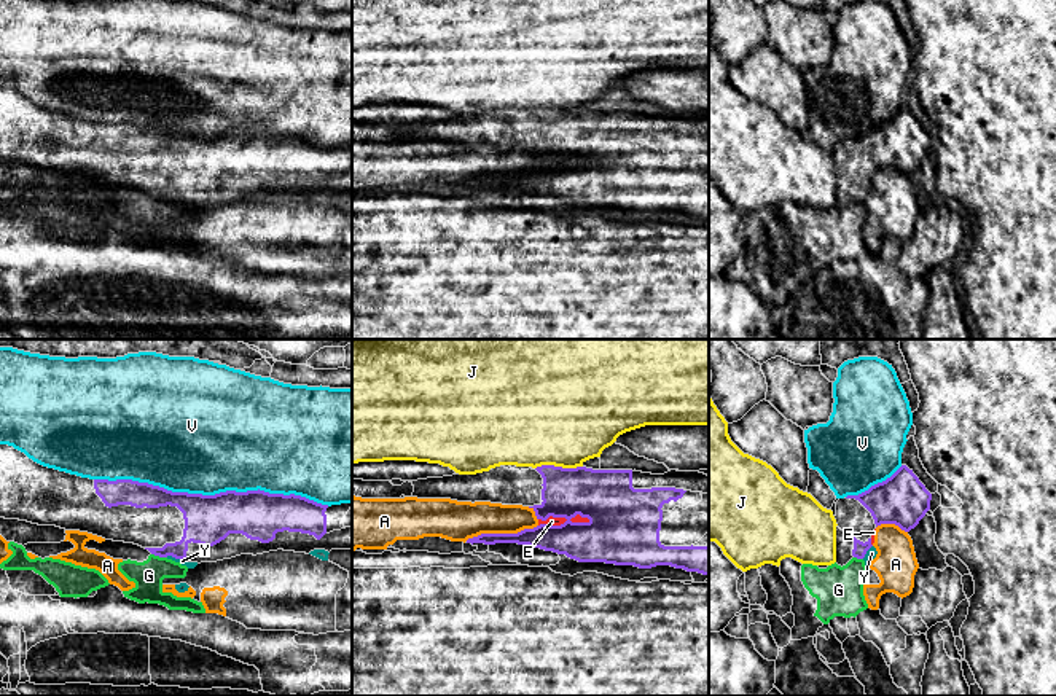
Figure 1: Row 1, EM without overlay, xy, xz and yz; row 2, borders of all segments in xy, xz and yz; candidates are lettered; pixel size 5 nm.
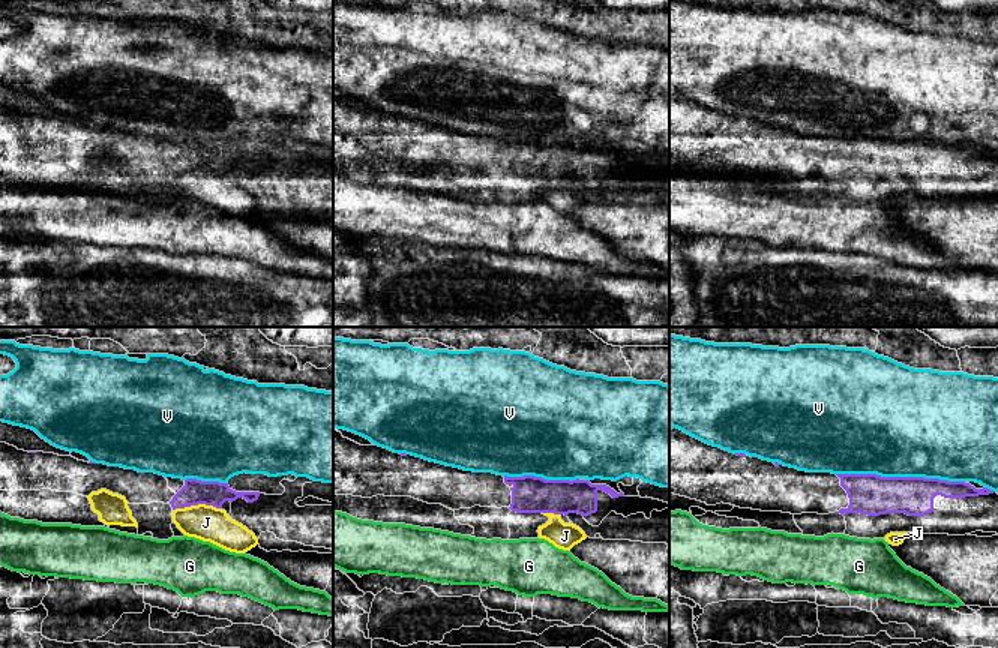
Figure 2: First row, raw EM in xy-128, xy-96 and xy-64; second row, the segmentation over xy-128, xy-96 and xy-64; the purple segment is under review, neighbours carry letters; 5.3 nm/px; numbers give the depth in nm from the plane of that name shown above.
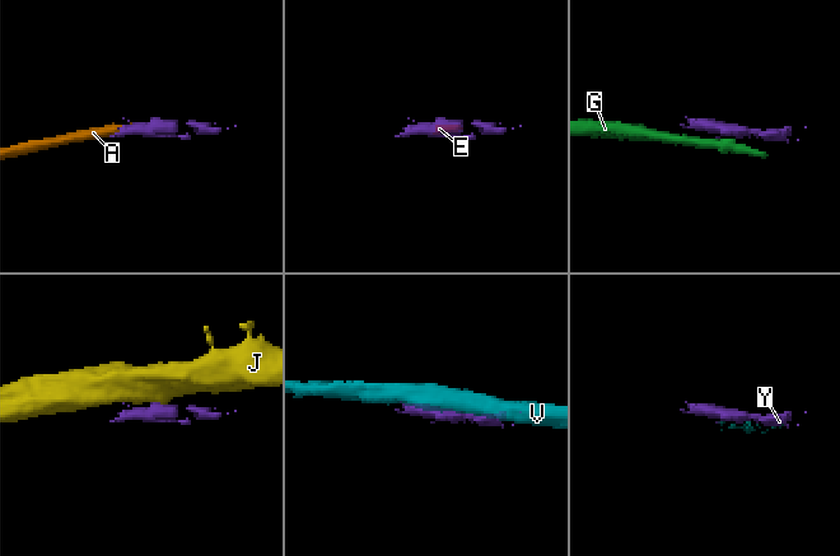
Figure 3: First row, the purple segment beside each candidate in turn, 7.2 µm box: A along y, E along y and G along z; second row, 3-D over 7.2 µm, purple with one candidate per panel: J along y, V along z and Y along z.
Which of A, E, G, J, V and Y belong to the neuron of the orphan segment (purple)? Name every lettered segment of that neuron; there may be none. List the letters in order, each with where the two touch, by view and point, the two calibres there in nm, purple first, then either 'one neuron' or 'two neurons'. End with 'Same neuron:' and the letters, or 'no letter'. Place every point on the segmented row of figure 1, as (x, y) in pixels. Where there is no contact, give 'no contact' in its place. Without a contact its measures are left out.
A: xz (500, 534) | 130/200 nm | two neurons
E: xz (566, 521) | 280/50 nm | two neurons
G: xy (160, 556) | 160/150 nm | two neurons
J: xz (558, 467) | 260/480 nm | two neurons
V: xy (212, 496) | 240/480 nm | two neurons
Y: yz (867, 550) | 70/50 nm | two neurons
Same neuron: no letter

